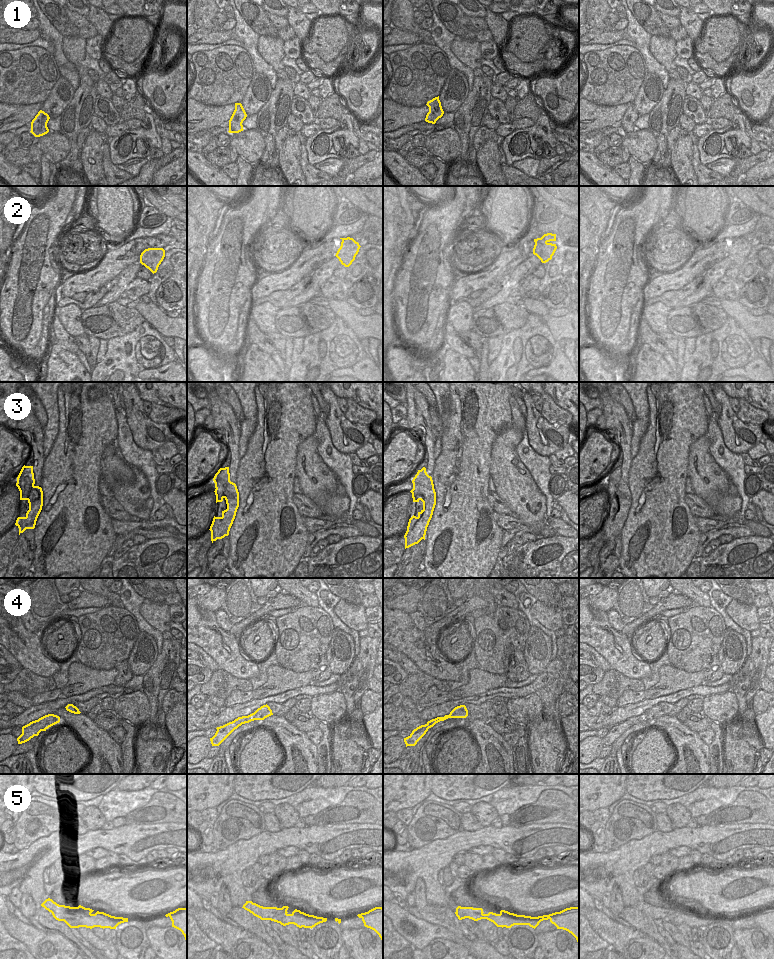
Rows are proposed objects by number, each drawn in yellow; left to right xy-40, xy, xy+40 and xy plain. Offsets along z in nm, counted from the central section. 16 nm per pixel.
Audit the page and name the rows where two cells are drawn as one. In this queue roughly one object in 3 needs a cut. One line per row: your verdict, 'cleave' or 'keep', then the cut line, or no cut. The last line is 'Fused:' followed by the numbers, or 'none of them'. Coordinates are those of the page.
1: keep | no cut
2: keep | no cut
3: keep | no cut
4: cleave | xy (252, 713), (256, 719)
5: cleave | xy-40 (71, 907), (74, 916), (64, 921)
Fused: 4, 5

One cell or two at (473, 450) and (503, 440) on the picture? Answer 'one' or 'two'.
two

